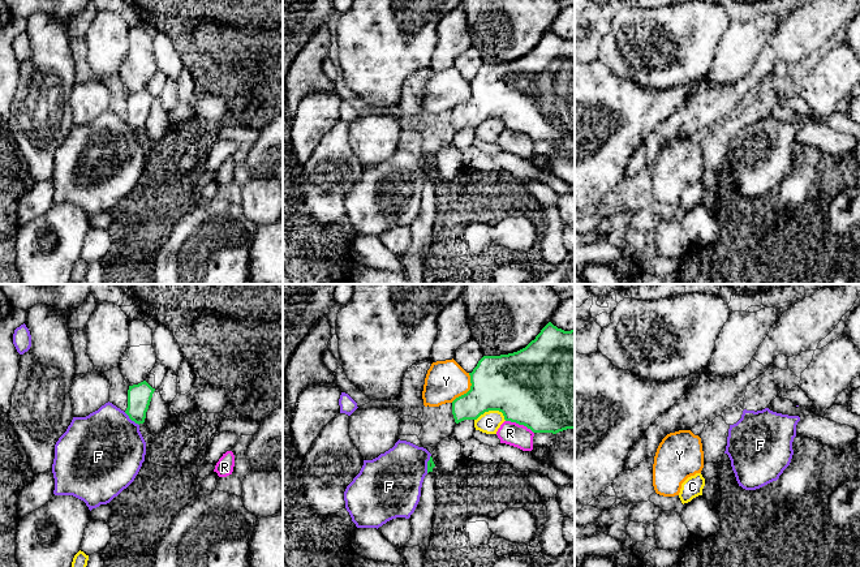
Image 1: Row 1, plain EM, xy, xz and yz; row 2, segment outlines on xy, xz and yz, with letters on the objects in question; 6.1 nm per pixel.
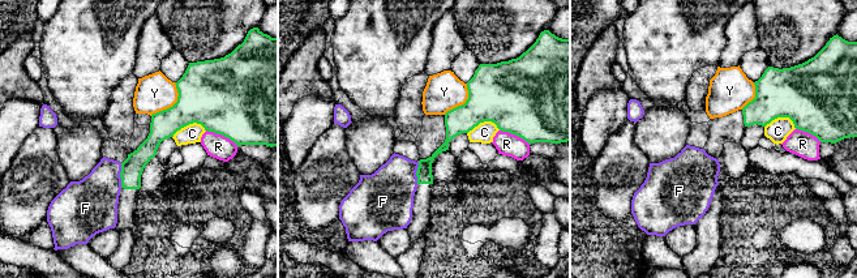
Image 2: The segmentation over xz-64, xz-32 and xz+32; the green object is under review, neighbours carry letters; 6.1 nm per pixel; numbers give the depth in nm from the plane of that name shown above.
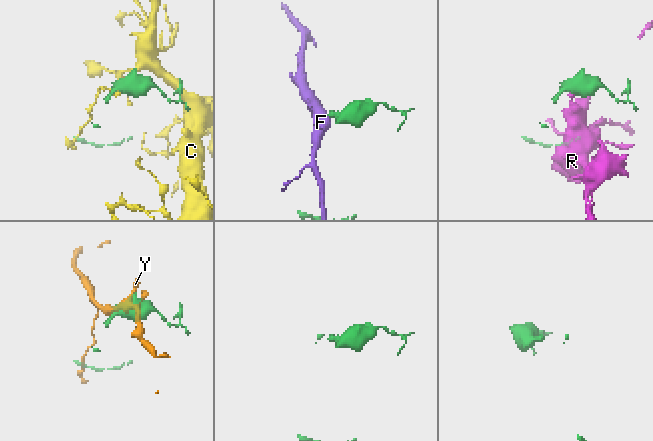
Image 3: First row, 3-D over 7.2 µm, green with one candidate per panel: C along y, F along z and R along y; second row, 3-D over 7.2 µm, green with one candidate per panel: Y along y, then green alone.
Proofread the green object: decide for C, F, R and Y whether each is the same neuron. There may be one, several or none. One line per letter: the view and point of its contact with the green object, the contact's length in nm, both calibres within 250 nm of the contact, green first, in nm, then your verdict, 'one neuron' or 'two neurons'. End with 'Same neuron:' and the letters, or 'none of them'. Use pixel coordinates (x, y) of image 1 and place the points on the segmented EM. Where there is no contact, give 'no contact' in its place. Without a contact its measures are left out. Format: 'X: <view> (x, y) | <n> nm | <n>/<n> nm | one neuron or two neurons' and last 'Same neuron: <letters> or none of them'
C: xz (491, 409) | 200 nm | 440/140 nm | two neurons
F: xy (132, 420) | 130 nm | 150/480 nm | two neurons
R: xz (520, 424) | 190 nm | 500/140 nm | two neurons
Y: xz (469, 390) | 220 nm | 360/240 nm | two neurons
Same neuron: none of them

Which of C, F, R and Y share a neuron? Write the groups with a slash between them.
C / F / R / Y

